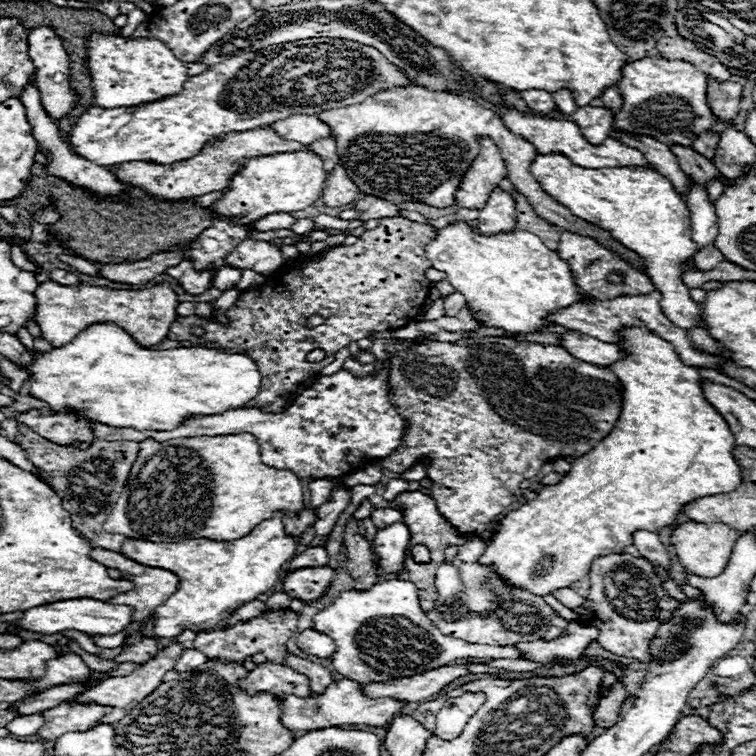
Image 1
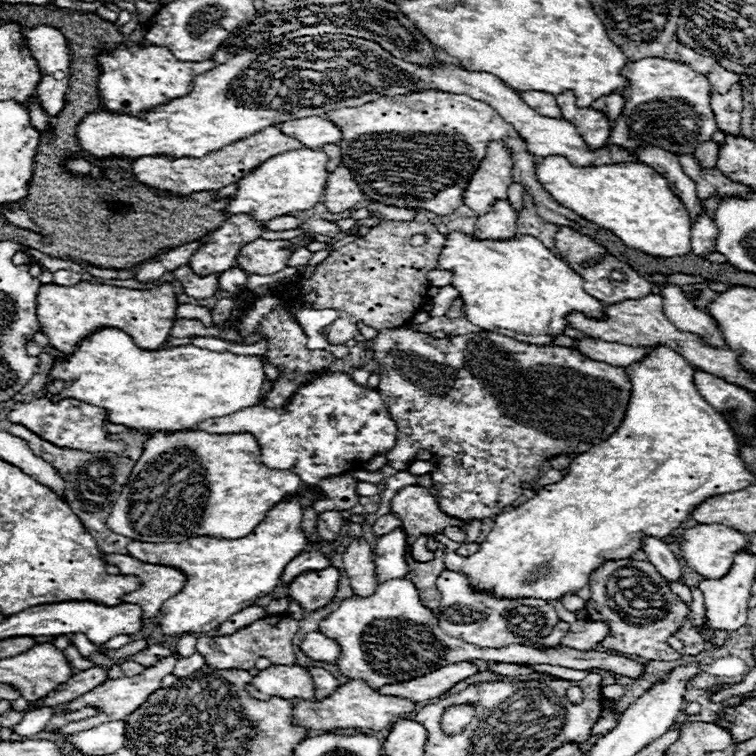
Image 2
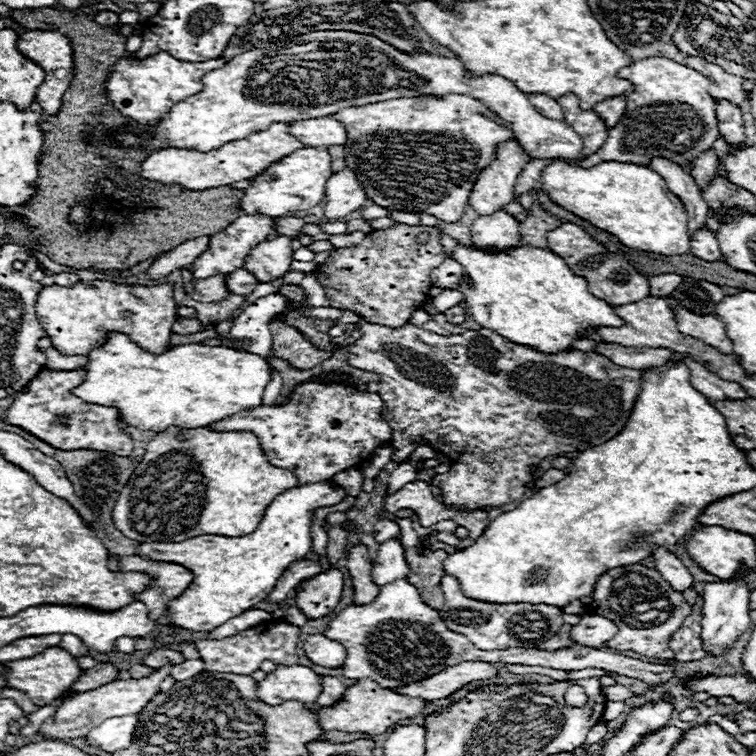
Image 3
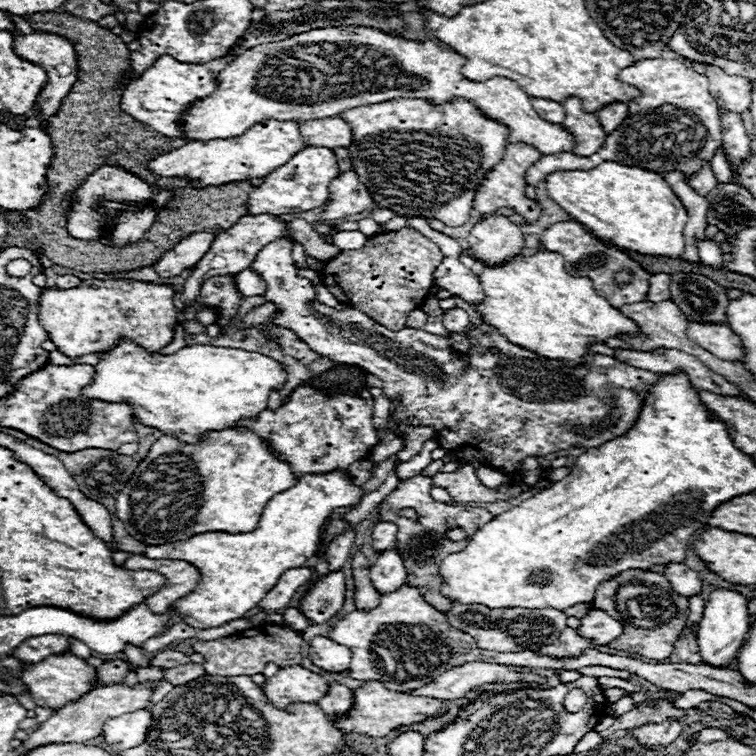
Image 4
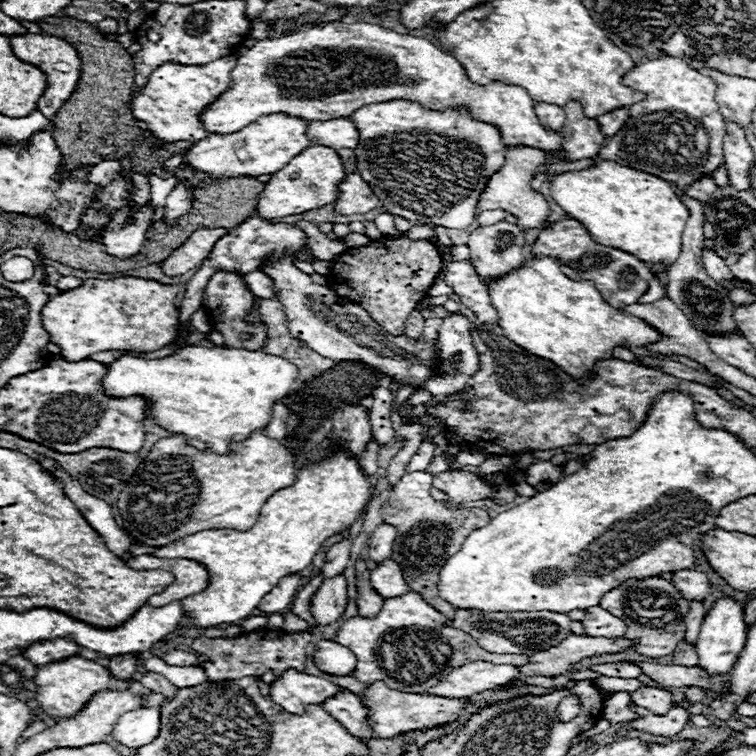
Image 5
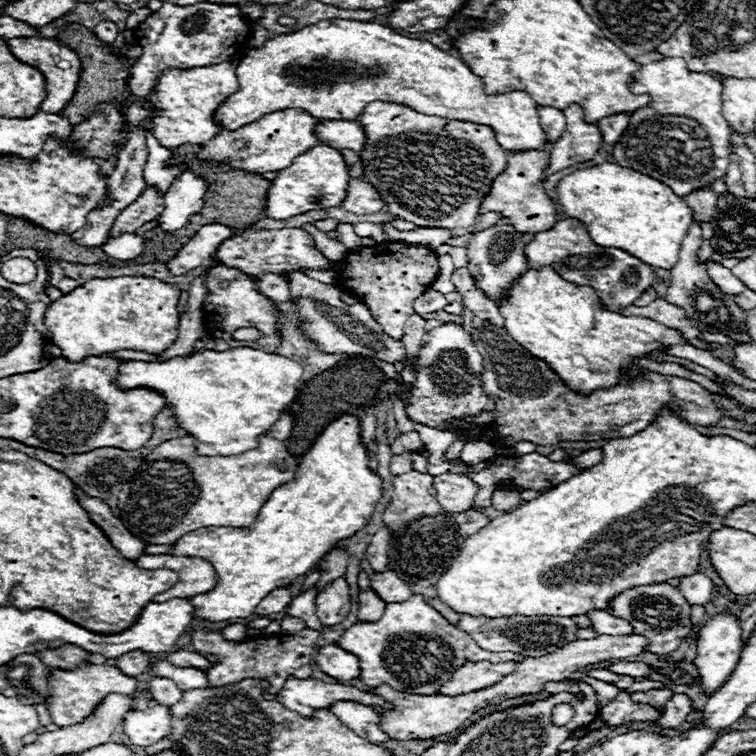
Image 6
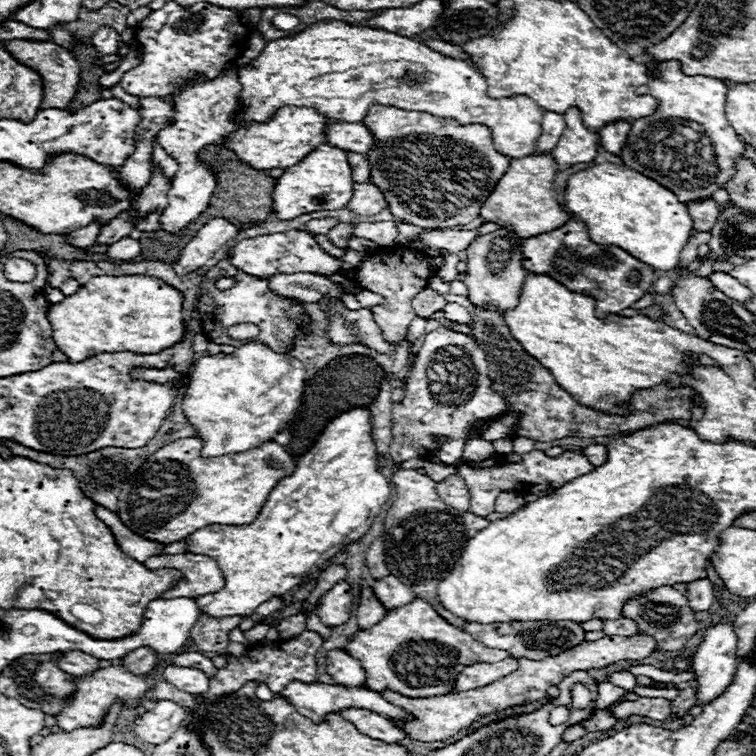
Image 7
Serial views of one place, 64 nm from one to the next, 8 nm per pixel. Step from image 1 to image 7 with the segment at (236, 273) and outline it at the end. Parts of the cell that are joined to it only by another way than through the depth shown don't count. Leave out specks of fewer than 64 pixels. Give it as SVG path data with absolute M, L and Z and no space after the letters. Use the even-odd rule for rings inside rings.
M302 272L298 276L270 276L268 288L276 296L300 300L300 302L316 302L322 294L330 294L332 298L342 298L344 288L332 284L328 278L318 274Z

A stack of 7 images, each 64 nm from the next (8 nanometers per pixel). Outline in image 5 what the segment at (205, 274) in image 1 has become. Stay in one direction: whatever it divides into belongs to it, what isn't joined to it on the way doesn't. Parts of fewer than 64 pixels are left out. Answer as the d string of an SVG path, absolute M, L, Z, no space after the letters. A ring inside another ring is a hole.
M216 272L216 274L208 280L206 290L204 290L204 298L202 298L202 306L204 306L204 308L208 308L208 310L216 310L216 308L218 308L218 322L216 322L216 326L212 326L212 328L216 328L216 330L224 336L226 346L242 344L242 338L240 338L240 336L246 332L246 334L250 334L250 340L246 340L246 348L256 350L256 348L260 348L260 346L264 344L264 340L266 340L266 330L264 330L264 326L260 326L260 324L248 326L248 324L244 322L244 316L248 314L248 310L252 308L252 304L254 304L254 296L250 296L250 290L246 288L246 284L242 284L242 278L240 278L238 274L234 274L234 272Z

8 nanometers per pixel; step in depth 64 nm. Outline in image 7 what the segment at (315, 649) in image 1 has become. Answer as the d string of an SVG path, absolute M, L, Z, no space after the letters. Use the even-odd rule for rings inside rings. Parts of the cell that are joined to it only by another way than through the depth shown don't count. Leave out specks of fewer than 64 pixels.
M328 650L326 672L342 686L364 686L366 682L360 662L342 650Z

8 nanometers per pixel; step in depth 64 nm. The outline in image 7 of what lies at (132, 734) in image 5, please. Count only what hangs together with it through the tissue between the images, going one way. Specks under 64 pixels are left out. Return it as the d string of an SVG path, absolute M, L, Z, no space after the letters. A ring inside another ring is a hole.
M162 700L146 714L136 716L130 728L132 728L132 734L138 738L138 742L162 744L170 740L170 736L178 730L178 724L184 718L186 718L186 712L182 706Z

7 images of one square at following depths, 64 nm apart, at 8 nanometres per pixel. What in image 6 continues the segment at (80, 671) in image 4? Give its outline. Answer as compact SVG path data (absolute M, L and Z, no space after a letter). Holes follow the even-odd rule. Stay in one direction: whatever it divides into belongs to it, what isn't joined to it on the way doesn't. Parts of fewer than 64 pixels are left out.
M84 662L74 670L60 670L54 668L52 674L48 676L48 698L46 698L46 708L50 712L50 718L56 726L66 726L66 724L76 724L78 720L84 720L94 706L98 704L98 700L102 700L106 694L132 694L138 688L138 680L124 676L122 672L118 672L118 668L114 666L106 666L106 664L90 664Z

